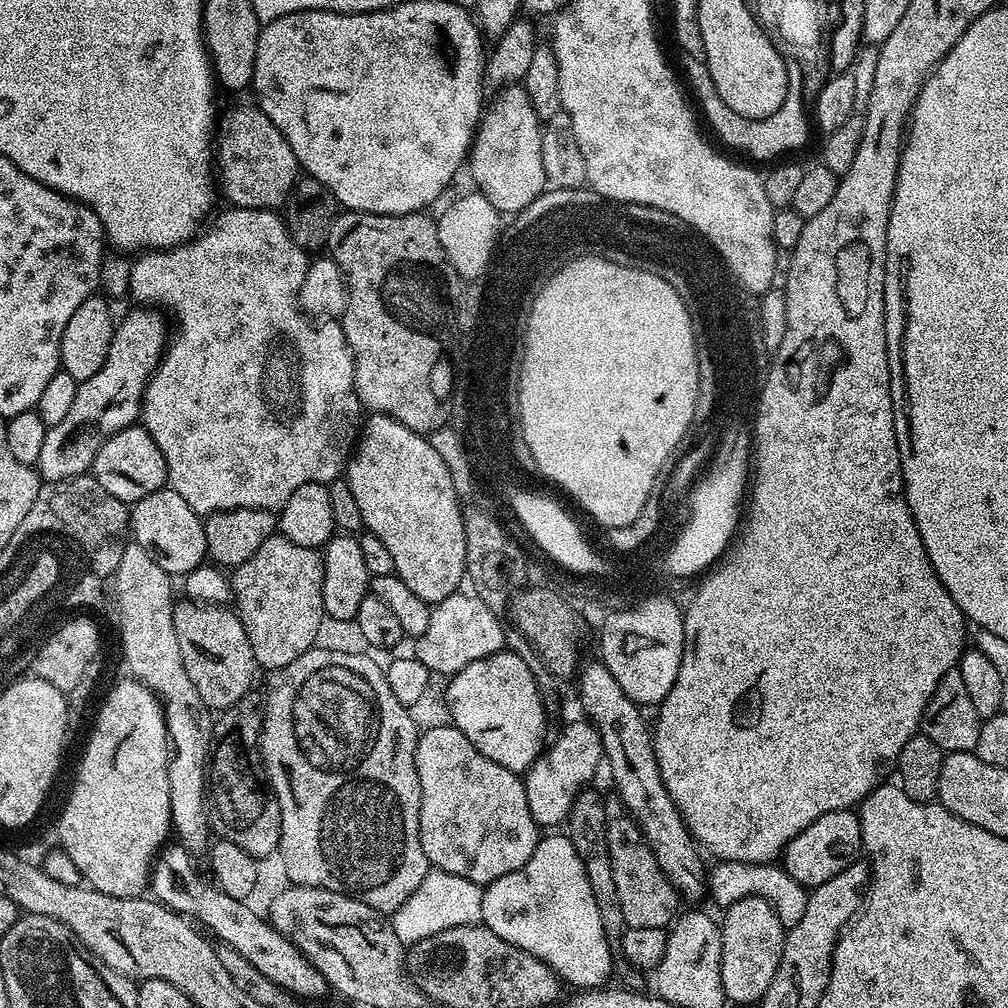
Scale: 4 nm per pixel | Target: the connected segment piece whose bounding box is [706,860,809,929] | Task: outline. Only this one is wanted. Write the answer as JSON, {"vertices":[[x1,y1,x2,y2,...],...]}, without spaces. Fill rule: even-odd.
{"vertices":[[721,860,713,863,706,876,706,892,717,904,720,910,729,908,734,902,738,902,747,896,757,896,766,902,778,914,778,918,784,923,785,929,798,926,802,914,806,910,809,889,803,888,790,874,786,874,784,868,776,862,771,864,747,864,746,862,734,862,733,860]]}

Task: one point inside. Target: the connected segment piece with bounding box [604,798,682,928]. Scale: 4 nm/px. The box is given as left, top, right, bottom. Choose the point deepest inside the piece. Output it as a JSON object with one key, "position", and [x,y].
{"position":[646,898]}

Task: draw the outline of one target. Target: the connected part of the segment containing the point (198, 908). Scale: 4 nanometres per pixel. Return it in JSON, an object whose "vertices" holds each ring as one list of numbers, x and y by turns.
{"vertices":[[169,843,152,865,150,892,155,899,173,912,191,918,201,929,211,933,223,947,233,948,239,956,246,958,246,962,250,962,250,966,270,978,270,982,280,985,281,989,288,992,292,990,302,996,320,996,326,992,322,974,318,974,318,970,300,953,294,942,273,928,261,913,259,916,251,908,251,903,230,898,230,894,216,887,215,883,207,879,200,880,192,865,193,853,183,843,175,843]]}

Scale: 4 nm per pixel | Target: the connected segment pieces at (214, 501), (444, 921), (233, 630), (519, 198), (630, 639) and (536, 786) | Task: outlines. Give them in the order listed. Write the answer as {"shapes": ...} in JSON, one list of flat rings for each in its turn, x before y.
{"shapes":[[[231,206,225,209,225,212,217,211,211,217,212,225,210,220,207,227,185,244,167,250,145,250,139,253,128,272,128,288,136,299,135,303,163,310,174,325,164,349,164,357,152,373,144,391,140,405,142,426,150,434,150,438,154,438,158,450,162,450,162,458,166,458,168,484,178,494,182,494,184,501,190,502,190,510,194,510,201,518,207,518,214,512,229,512,239,508,261,508,267,512,279,510,286,502,290,502,290,494,294,494,298,486,331,484,345,471,362,424,362,405,354,386,352,347,346,342,343,327,332,318,317,322,300,306,302,278,306,278,309,253,292,241,288,225,279,211]],[[430,870,426,874,426,878,422,878,422,886,418,886,418,890,414,890,414,894,410,894,410,898,406,898,406,902,402,902,402,906,398,906,398,910,391,913,390,923,401,944,411,946,422,938,442,934,442,930,450,930,454,926,470,926,481,923,483,897,484,888,481,885,470,882,466,878,458,878,458,874]],[[189,598,181,599,173,603,172,617,180,653,185,660,186,674,190,674,194,690,198,690,198,695,208,708,223,710,234,706,238,698,253,691,252,679,258,673,250,638,246,638,246,630,231,607,199,603]],[[523,83,506,84,495,95,496,101,483,109,466,168,472,171,472,180,480,187,477,189,488,197,497,212,515,214,530,206,549,187,546,169,542,166,544,129]],[[655,600,636,612,603,622,599,659,614,674,614,682,641,706,659,706,670,694,684,653,684,613,674,600]],[[580,718,577,724,566,725,556,744,551,744,547,745,543,754,537,756,536,761,522,776,530,814,536,825,544,830,555,829,555,824,563,825,567,821,575,799,592,784,592,775,604,760,602,738,595,726,584,718]]]}

